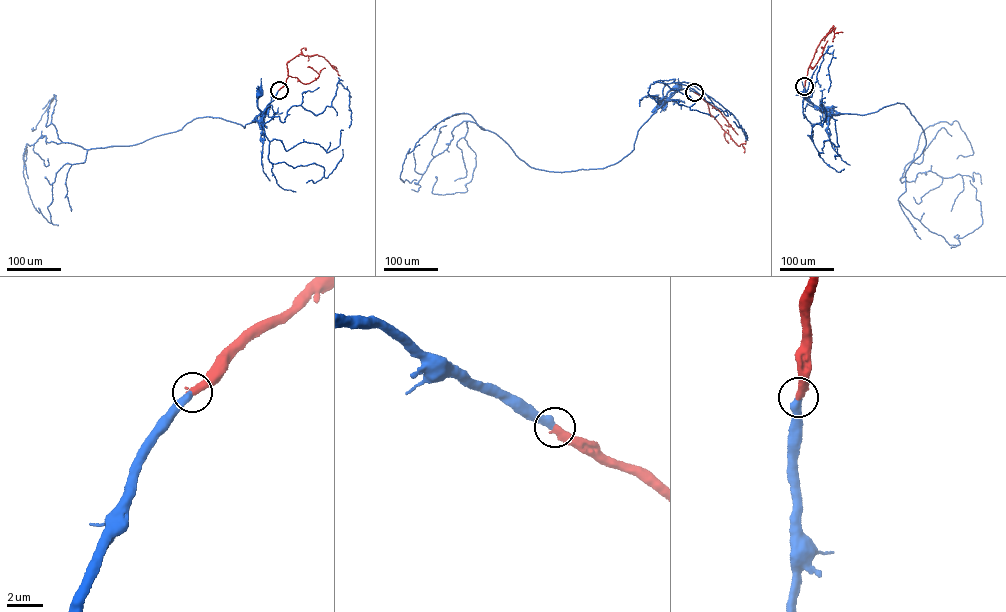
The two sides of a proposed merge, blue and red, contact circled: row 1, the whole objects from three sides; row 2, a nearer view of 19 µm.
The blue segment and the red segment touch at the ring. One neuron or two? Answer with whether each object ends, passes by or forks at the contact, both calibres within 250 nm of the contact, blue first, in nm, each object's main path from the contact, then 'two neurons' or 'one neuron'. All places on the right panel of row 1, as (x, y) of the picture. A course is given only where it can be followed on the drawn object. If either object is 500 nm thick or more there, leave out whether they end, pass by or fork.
blue ends; red ends; calibres 420 and 440 nm; course blue (804, 86), (806, 100), (821, 109), (826, 108), (815, 106), (805, 96); course red (804, 86), (816, 48), (835, 27), (833, 41); one neuron

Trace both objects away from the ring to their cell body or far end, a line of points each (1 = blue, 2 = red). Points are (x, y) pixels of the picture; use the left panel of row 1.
1: (279, 90), (262, 114), (257, 103), (259, 93)
2: (279, 90), (288, 76), (287, 63), (299, 54), (323, 56), (340, 75)

